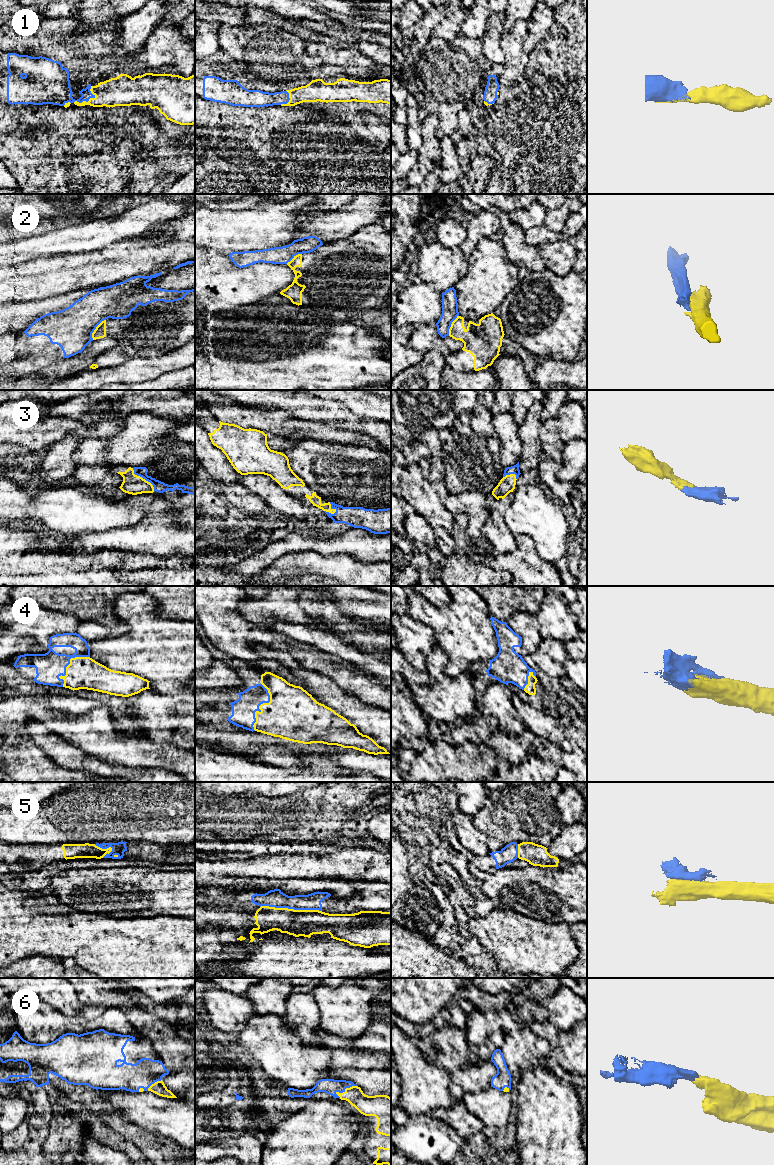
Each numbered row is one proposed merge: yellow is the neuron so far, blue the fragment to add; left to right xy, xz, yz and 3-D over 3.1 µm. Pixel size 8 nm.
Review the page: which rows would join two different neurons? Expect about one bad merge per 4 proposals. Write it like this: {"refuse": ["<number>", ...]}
{"refuse": ["2", "5"]}

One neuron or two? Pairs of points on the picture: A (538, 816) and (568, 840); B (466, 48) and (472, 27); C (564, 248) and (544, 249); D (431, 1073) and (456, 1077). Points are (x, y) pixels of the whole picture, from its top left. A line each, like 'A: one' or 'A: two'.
A: two
B: two
C: one
D: two

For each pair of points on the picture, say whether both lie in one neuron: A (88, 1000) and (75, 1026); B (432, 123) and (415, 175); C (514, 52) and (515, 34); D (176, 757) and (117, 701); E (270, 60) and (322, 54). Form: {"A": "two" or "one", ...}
{"A": "two", "B": "one", "C": "one", "D": "two", "E": "two"}

